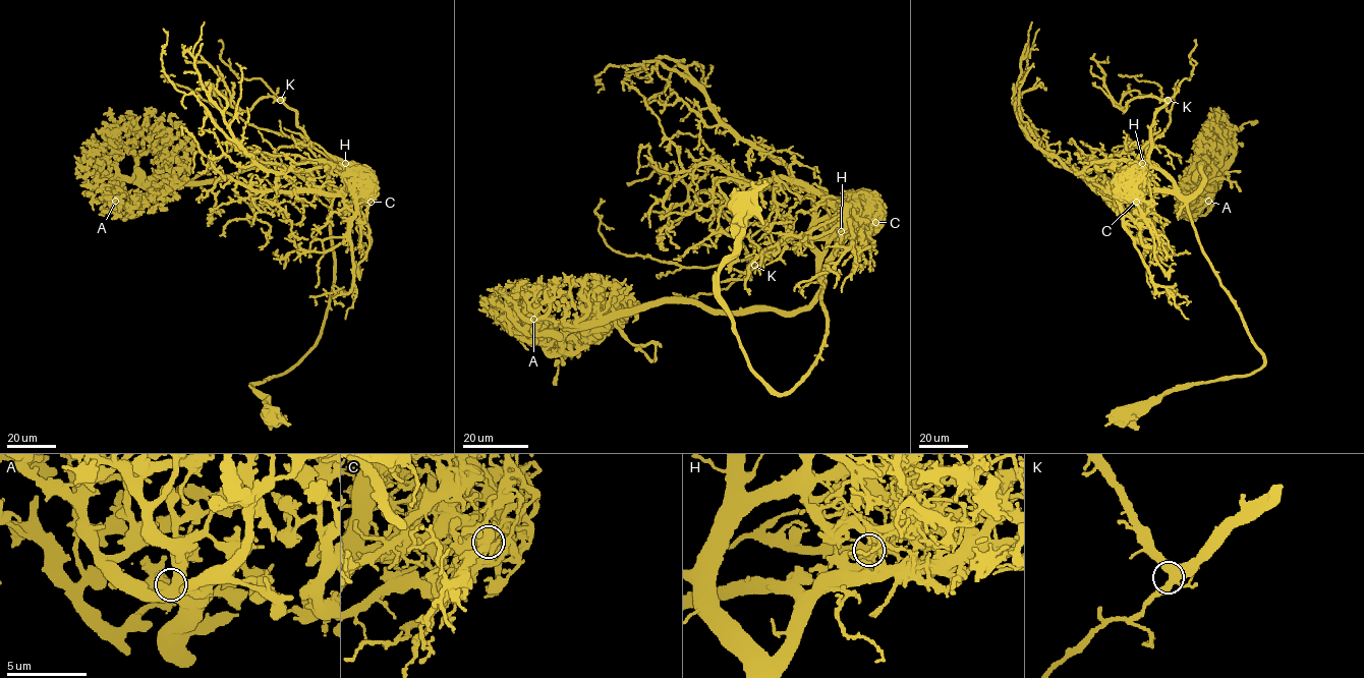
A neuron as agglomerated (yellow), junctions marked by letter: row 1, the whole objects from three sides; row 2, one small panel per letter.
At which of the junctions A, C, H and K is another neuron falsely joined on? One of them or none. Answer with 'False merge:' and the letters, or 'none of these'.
False merge: none of these

